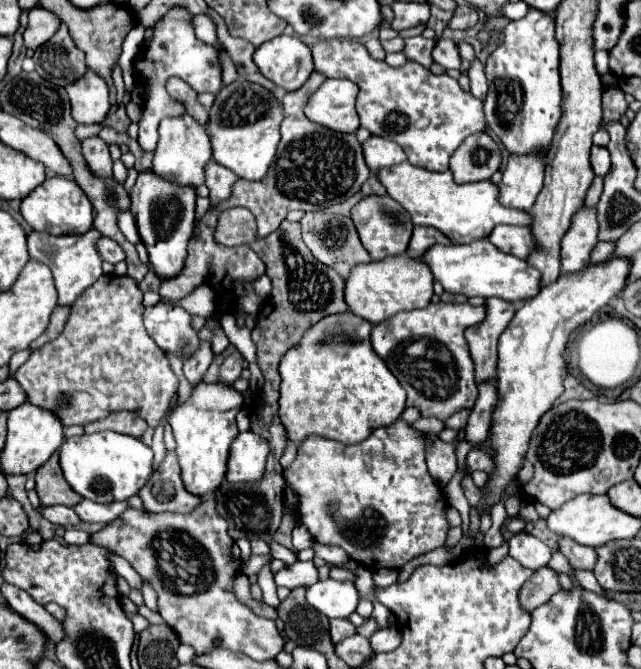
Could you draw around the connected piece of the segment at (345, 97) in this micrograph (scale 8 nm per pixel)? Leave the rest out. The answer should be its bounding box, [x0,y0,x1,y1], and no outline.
[305,78,359,134]

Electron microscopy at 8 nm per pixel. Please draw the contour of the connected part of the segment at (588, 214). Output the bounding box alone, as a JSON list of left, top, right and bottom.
[561,208,597,274]

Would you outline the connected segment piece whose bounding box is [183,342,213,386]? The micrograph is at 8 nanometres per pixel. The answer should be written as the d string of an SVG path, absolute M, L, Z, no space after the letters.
M201 342L201 348L187 358L185 366L183 366L183 374L189 380L189 384L199 384L199 380L203 380L209 364L213 360L213 352L211 352L211 344L209 342Z

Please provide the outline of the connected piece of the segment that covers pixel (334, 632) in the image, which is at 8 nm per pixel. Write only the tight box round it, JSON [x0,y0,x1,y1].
[331,620,355,642]

